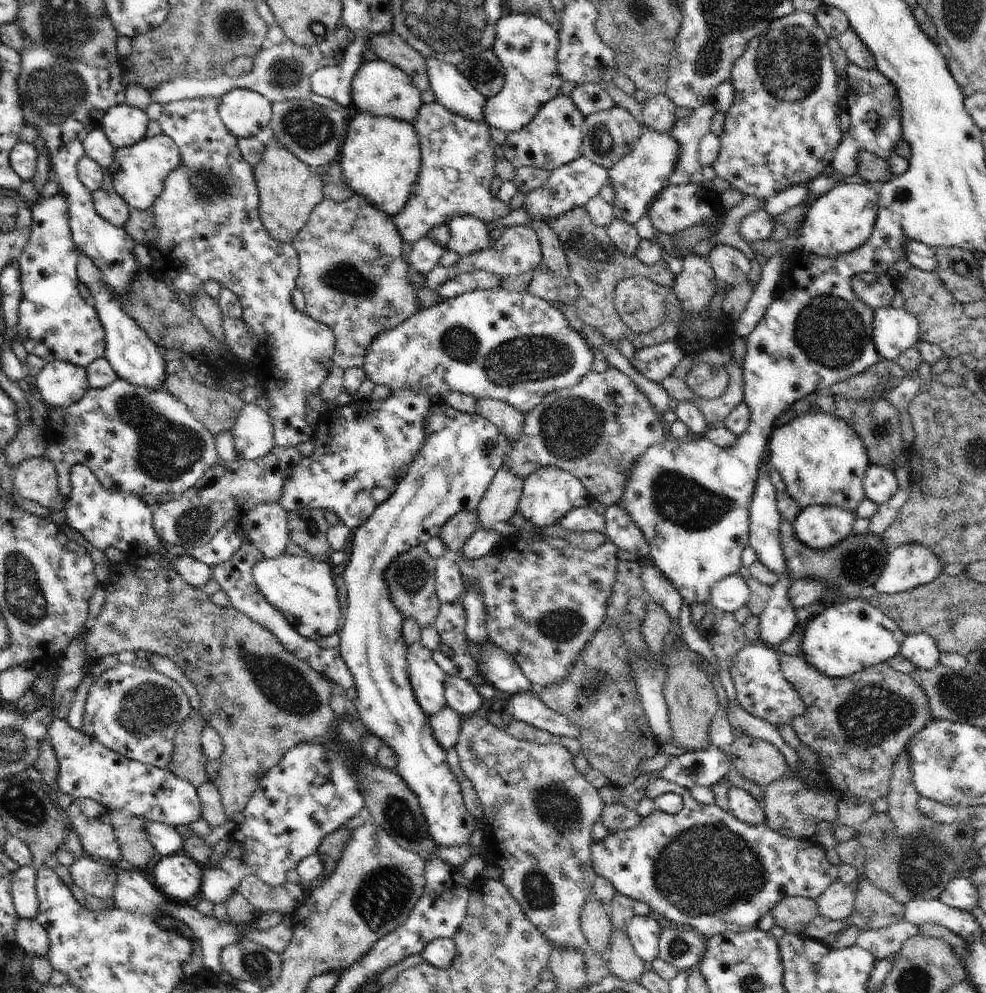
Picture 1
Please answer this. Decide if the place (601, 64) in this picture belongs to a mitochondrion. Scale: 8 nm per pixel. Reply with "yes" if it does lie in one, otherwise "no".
no

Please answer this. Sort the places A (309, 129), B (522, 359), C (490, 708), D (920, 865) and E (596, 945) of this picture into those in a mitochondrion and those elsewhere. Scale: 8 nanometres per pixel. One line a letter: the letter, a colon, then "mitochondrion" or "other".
A: mitochondrion
B: mitochondrion
C: other
D: mitochondrion
E: other

